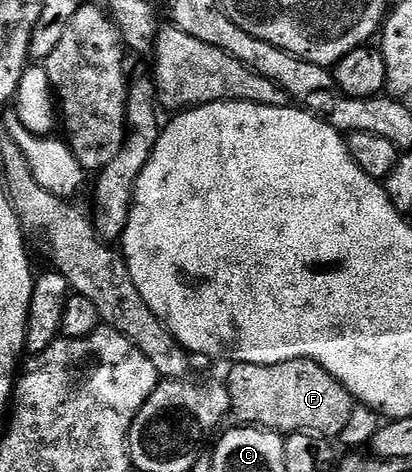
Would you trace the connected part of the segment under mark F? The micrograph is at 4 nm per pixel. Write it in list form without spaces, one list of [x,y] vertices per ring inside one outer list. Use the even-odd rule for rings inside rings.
[[[310,360],[278,364],[233,364],[230,367],[229,407],[241,426],[268,428],[271,432],[307,432],[322,438],[337,438],[347,426],[355,407],[351,393],[323,366]]]

